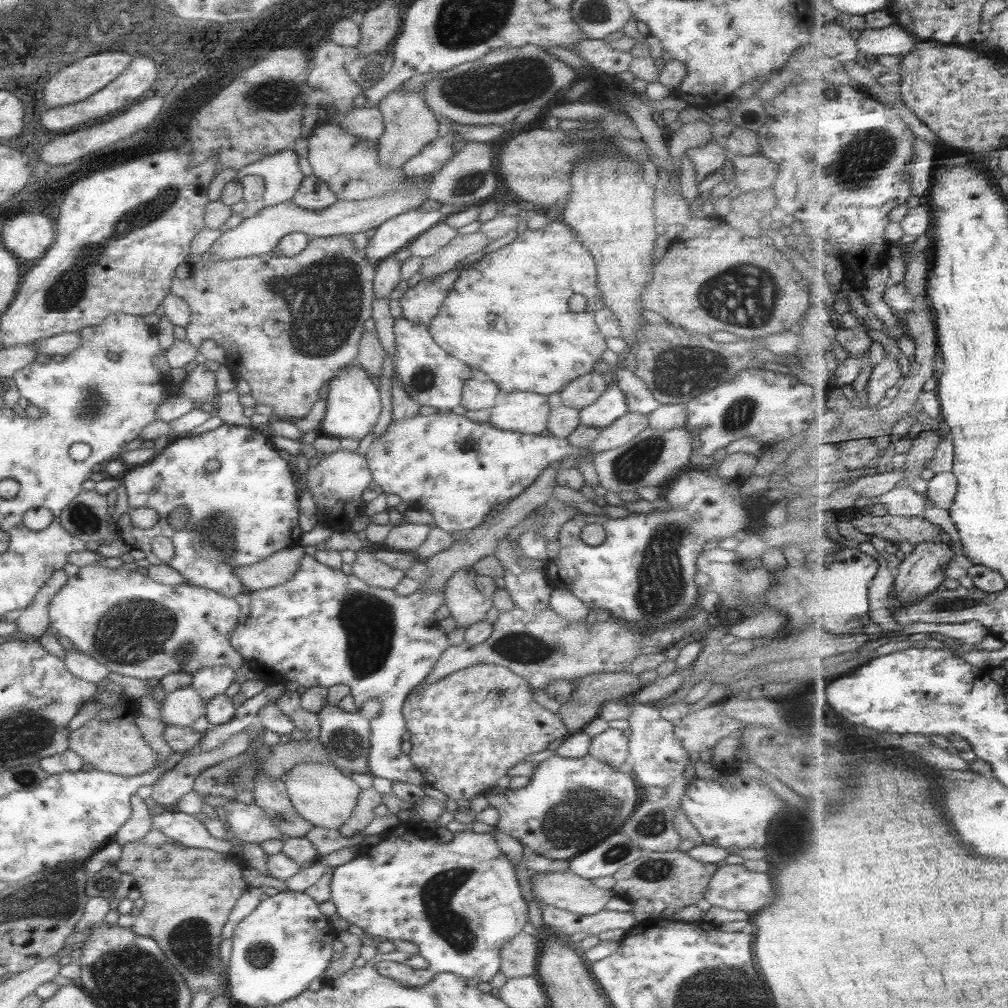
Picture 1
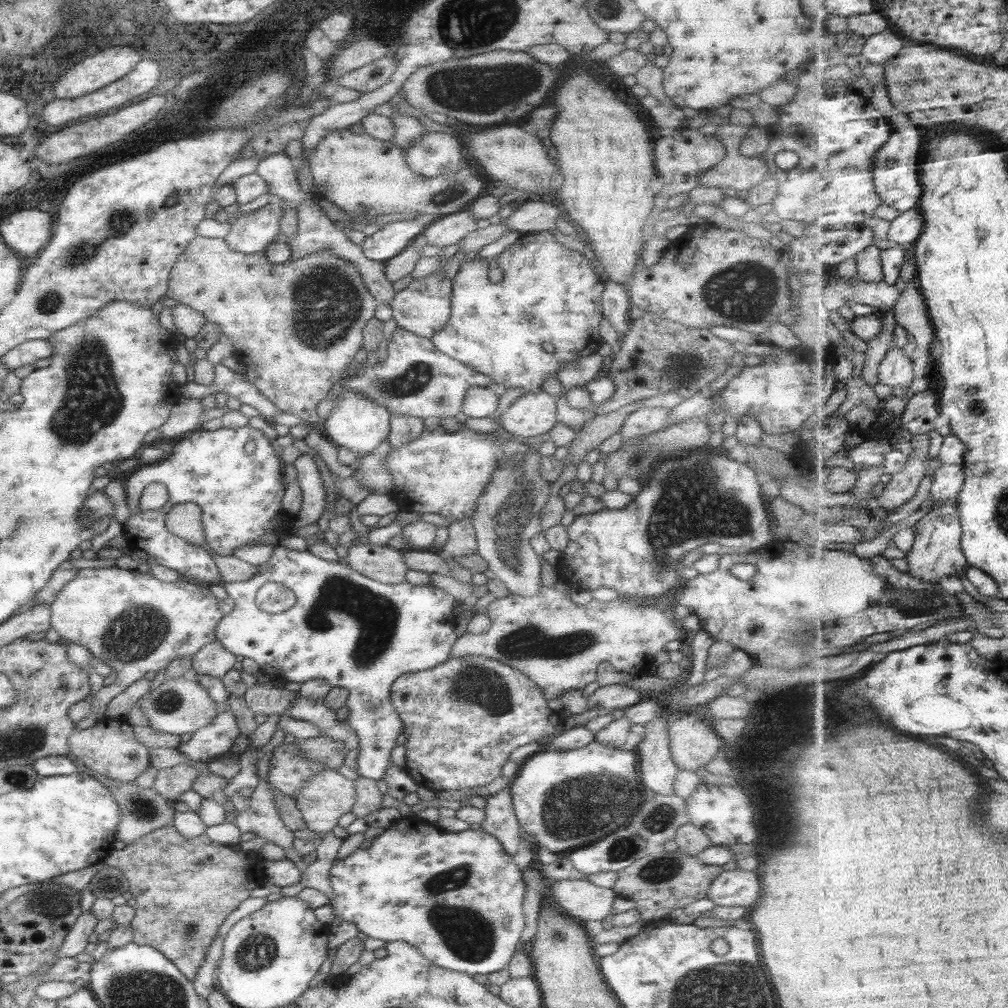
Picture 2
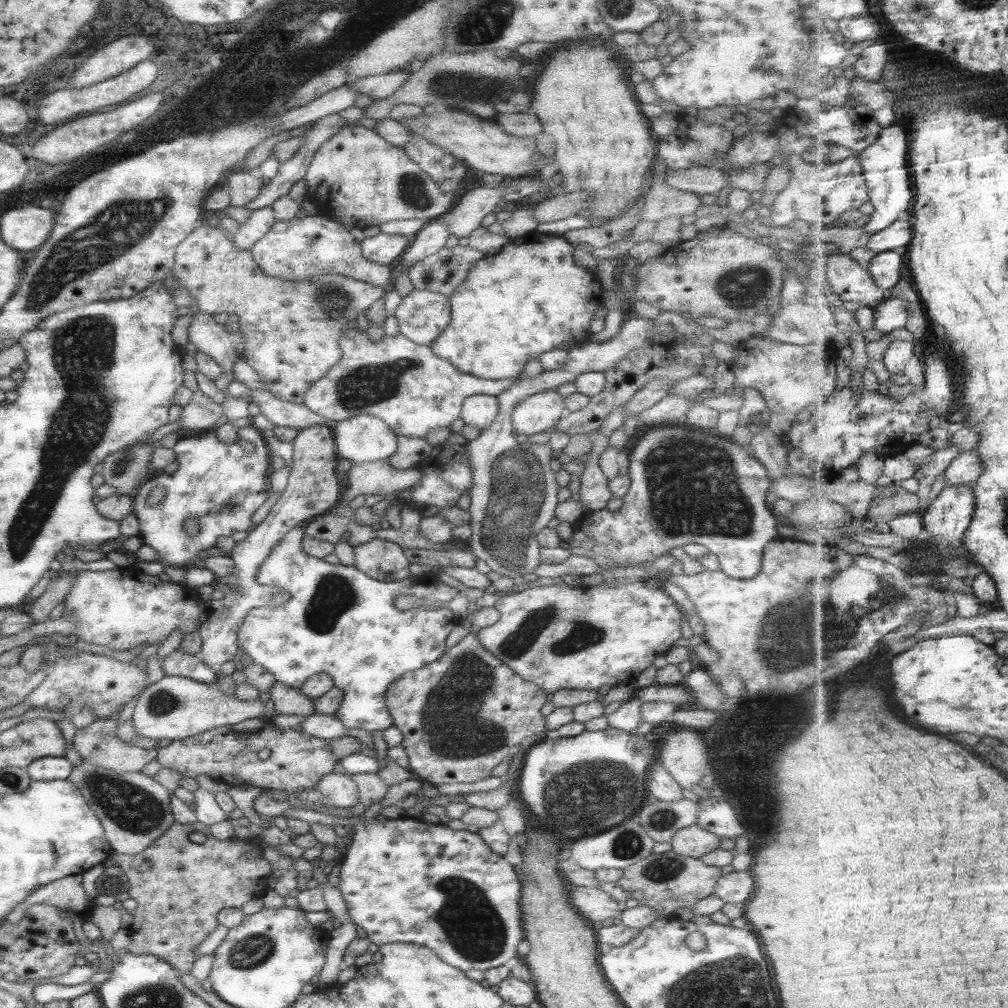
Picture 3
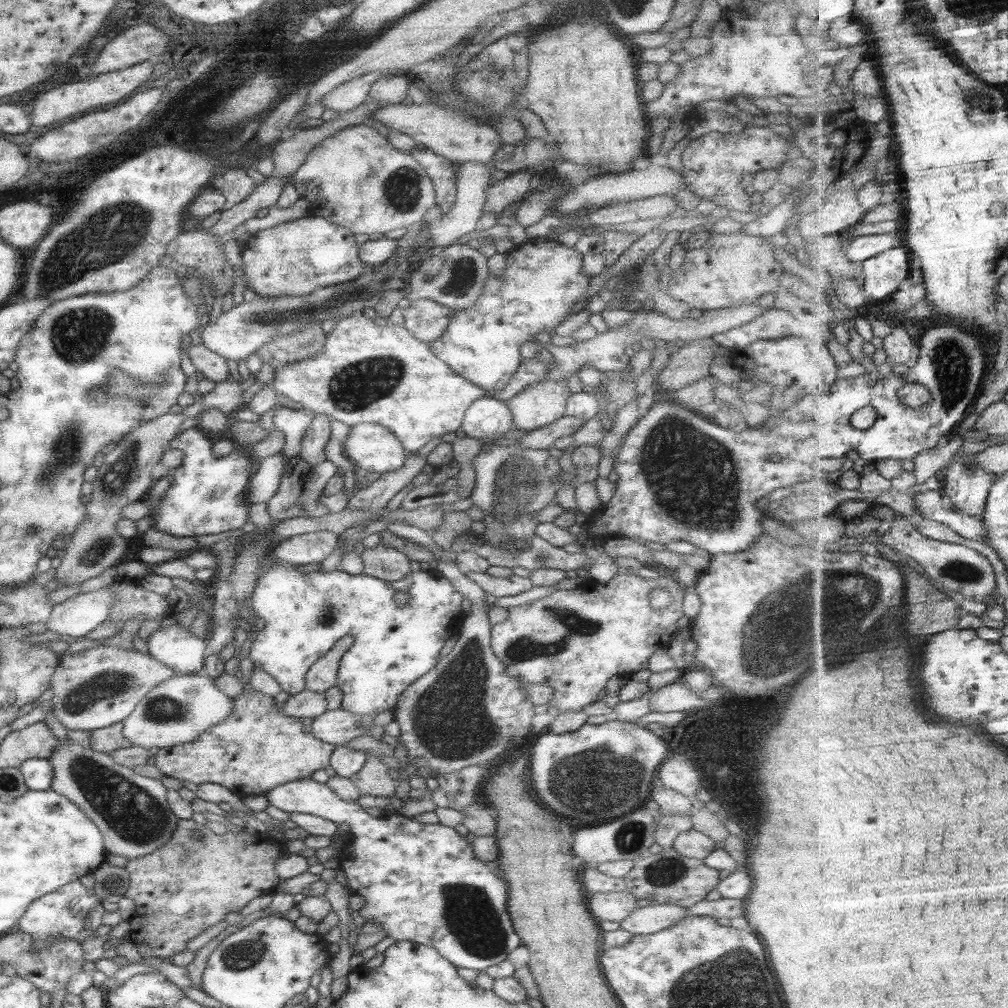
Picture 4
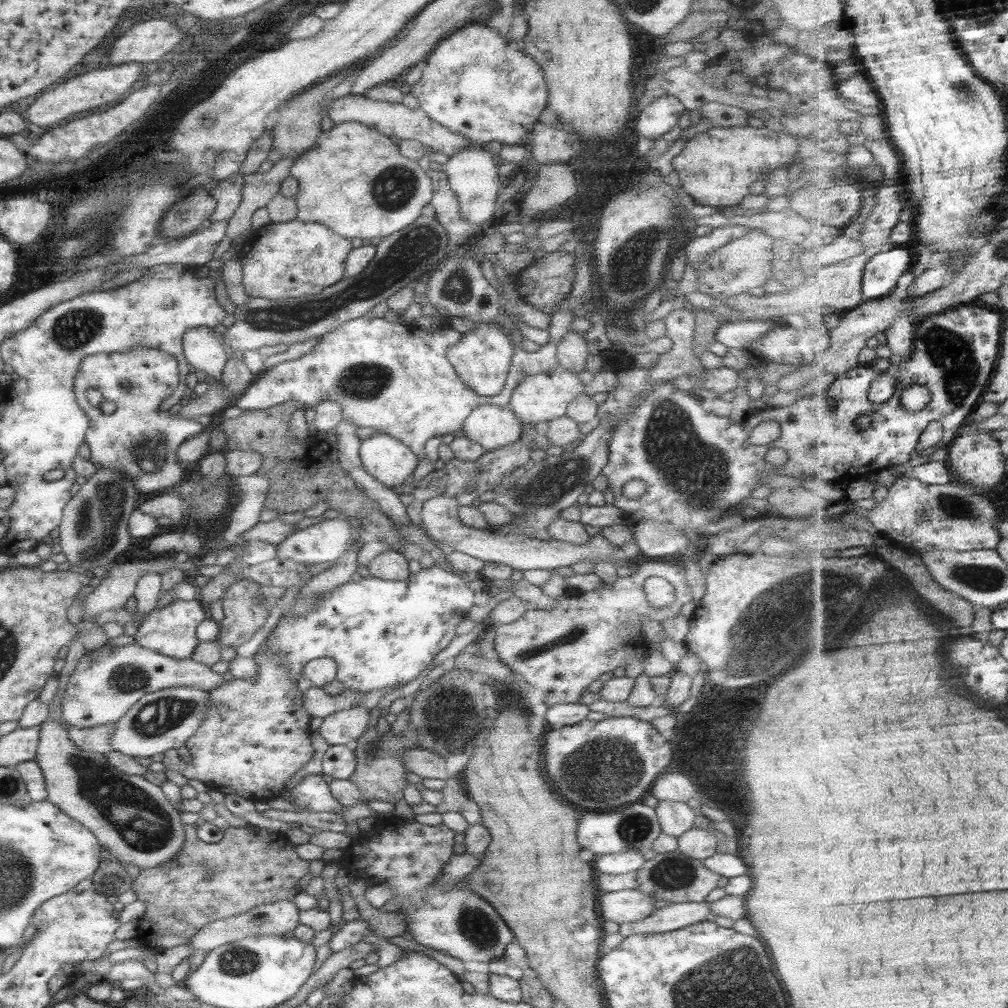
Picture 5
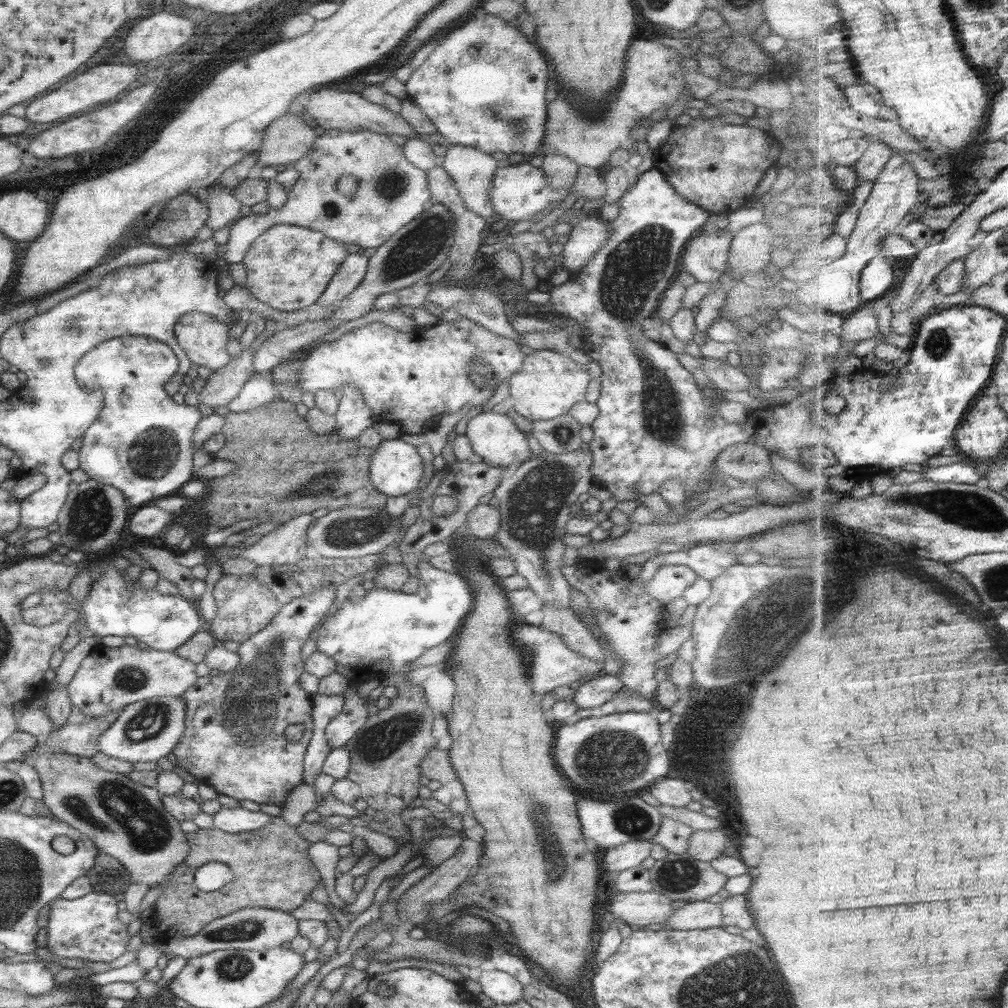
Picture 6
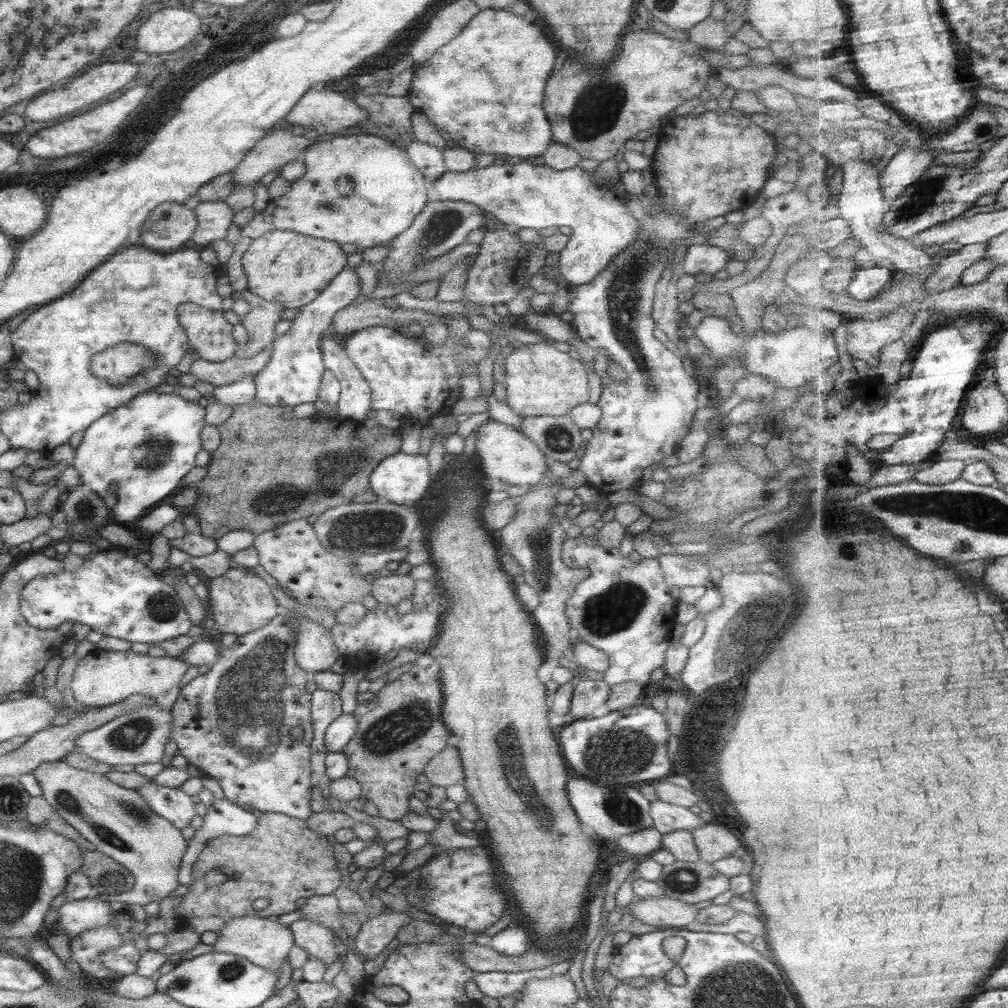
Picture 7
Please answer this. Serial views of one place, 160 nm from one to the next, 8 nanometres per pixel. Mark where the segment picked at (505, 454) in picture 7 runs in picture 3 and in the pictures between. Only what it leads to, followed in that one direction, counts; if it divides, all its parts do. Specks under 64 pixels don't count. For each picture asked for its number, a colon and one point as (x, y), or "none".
3: (479, 410)
4: (485, 418)
5: (491, 427)
6: (494, 438)

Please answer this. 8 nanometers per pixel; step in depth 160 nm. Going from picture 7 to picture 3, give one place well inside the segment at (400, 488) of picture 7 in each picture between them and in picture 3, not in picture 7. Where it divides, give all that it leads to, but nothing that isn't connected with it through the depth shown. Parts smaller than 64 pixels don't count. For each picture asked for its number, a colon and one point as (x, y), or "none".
3: (359, 439)
4: (371, 448)
5: (389, 461)
6: (394, 468)

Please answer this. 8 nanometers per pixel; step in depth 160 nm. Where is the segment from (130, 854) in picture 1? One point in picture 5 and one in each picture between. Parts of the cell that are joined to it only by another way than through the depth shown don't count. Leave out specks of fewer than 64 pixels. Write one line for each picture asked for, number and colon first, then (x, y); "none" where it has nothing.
2: (183, 888)
3: (178, 886)
4: (185, 885)
5: (202, 882)

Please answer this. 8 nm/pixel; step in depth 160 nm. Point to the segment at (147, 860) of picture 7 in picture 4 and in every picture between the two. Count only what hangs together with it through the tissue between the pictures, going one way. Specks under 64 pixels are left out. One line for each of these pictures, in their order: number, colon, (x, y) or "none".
4: (130, 810)
5: (114, 806)
6: (125, 820)

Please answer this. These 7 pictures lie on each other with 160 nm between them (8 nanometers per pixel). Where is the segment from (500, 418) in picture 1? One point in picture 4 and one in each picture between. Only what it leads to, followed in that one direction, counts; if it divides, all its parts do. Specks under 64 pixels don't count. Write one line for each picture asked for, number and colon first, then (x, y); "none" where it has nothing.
2: (530, 414)
3: (538, 413)
4: (538, 404)

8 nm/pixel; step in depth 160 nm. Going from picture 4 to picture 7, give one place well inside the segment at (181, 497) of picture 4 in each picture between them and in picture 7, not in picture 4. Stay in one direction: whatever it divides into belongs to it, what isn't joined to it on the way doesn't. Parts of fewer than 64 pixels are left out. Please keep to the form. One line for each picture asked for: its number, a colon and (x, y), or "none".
5: (136, 439)
6: (140, 443)
7: (144, 447)

